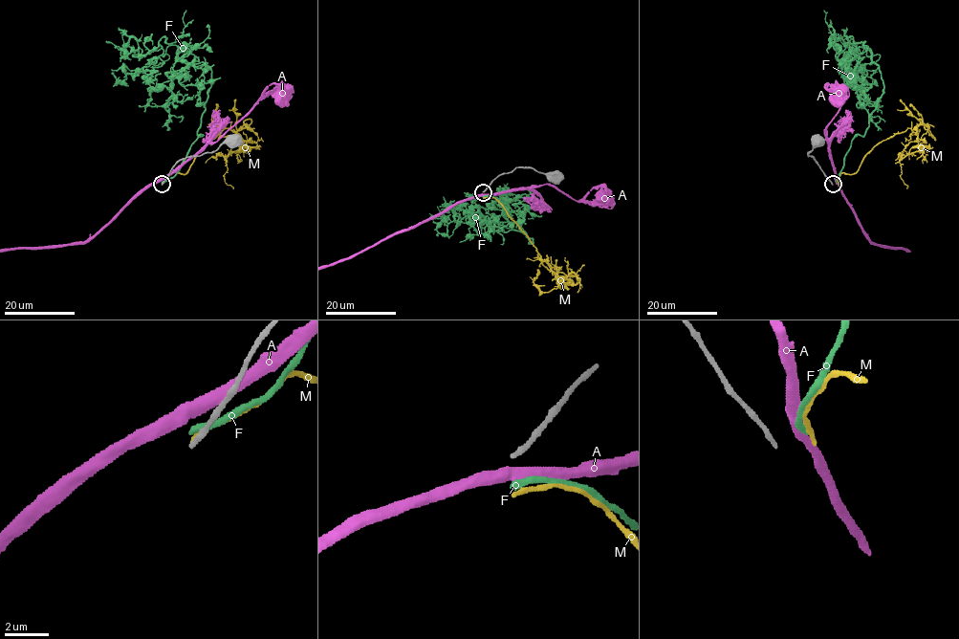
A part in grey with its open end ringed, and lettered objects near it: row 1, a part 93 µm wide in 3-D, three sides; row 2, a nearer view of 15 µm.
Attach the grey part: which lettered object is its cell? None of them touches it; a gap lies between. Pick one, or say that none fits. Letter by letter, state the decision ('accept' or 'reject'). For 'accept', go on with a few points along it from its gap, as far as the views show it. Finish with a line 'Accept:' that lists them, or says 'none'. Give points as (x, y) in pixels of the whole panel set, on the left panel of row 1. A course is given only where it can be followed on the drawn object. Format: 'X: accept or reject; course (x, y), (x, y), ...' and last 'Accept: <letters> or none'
A: reject
F: reject
M: reject
Accept: none

